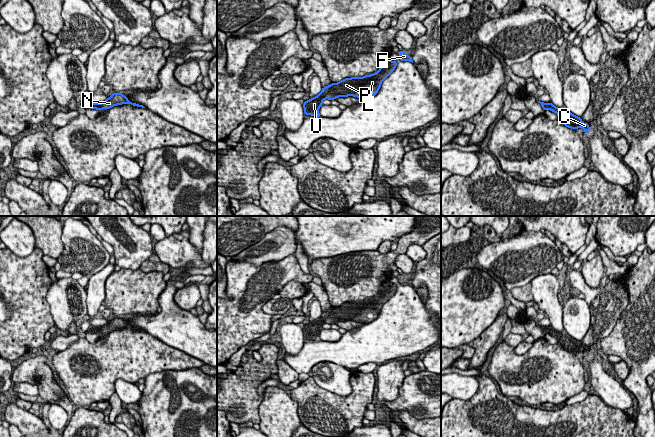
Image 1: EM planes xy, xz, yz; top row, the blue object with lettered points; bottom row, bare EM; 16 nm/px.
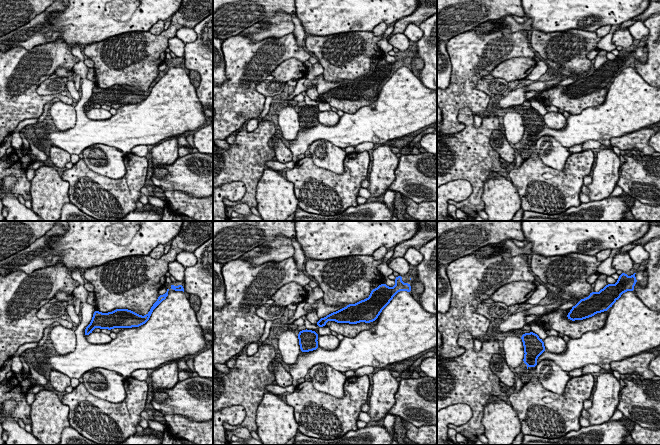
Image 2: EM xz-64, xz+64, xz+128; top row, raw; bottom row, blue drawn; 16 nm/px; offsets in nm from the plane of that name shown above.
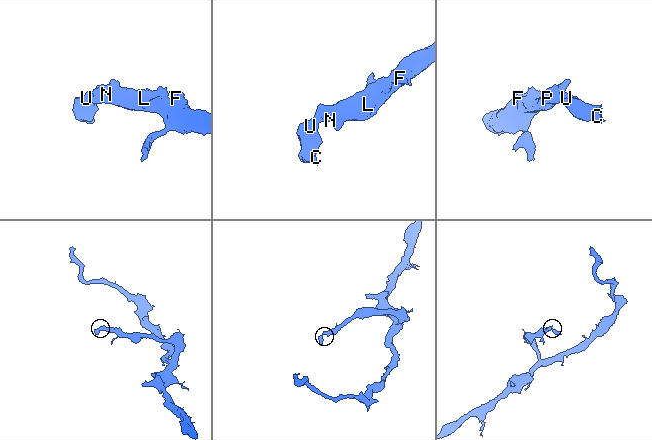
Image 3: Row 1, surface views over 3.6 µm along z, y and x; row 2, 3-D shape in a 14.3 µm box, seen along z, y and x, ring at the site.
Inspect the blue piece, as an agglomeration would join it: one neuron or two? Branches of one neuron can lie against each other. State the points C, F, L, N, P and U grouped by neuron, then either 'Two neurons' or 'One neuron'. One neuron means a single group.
Groups: C F L N P U. One neuron

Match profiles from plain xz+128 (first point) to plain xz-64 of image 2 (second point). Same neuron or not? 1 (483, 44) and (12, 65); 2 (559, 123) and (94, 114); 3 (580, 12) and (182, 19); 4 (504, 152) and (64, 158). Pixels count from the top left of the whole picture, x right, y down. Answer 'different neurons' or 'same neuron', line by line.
1: same neuron
2: same neuron
3: different neurons
4: same neuron

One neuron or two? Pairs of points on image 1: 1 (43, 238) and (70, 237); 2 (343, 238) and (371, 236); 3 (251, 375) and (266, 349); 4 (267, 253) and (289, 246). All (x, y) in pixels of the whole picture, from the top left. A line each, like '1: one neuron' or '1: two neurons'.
1: two neurons
2: one neuron
3: one neuron
4: one neuron

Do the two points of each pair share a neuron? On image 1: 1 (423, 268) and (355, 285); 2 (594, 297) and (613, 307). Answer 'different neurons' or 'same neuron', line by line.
1: different neurons
2: same neuron

